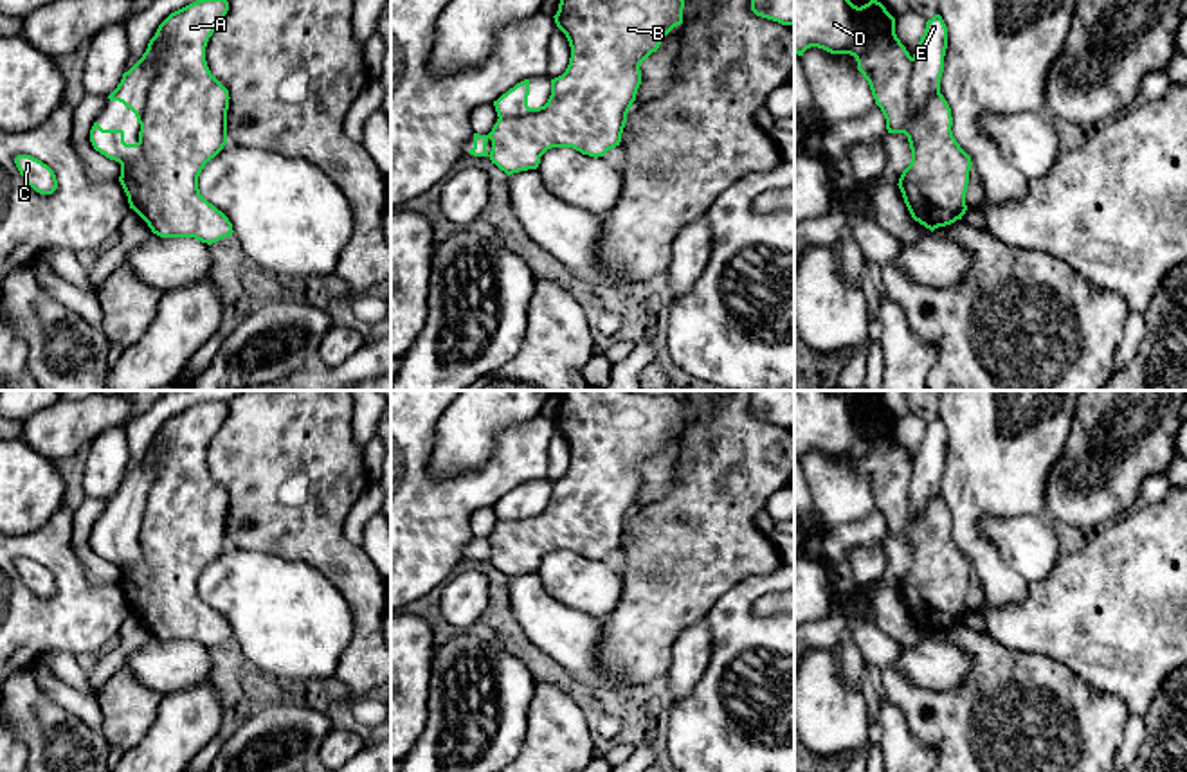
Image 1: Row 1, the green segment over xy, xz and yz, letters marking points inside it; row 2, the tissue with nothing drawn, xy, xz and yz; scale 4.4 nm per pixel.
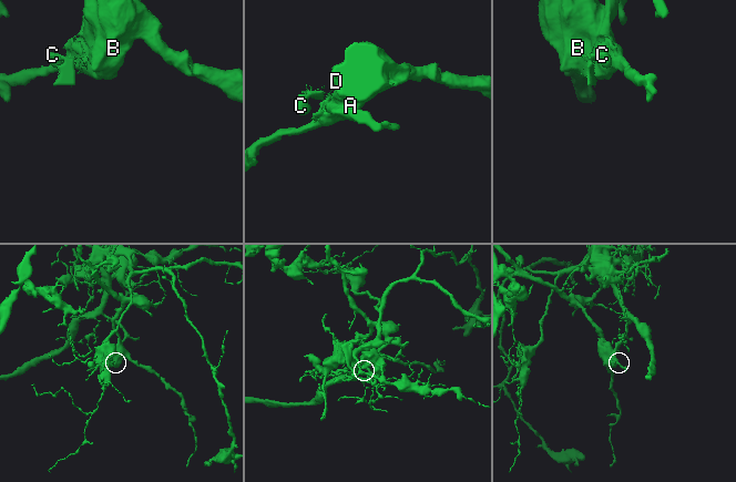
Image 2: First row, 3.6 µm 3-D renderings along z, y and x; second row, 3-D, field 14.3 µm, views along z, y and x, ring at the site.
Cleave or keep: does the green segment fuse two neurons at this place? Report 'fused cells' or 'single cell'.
fused cells

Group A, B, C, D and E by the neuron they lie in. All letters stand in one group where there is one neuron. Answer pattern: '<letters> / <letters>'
A B D / C E

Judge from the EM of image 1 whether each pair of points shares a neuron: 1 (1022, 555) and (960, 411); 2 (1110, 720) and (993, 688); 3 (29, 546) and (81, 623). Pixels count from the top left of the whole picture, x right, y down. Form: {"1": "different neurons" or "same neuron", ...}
{"1": "different neurons", "2": "same neuron", "3": "same neuron"}

